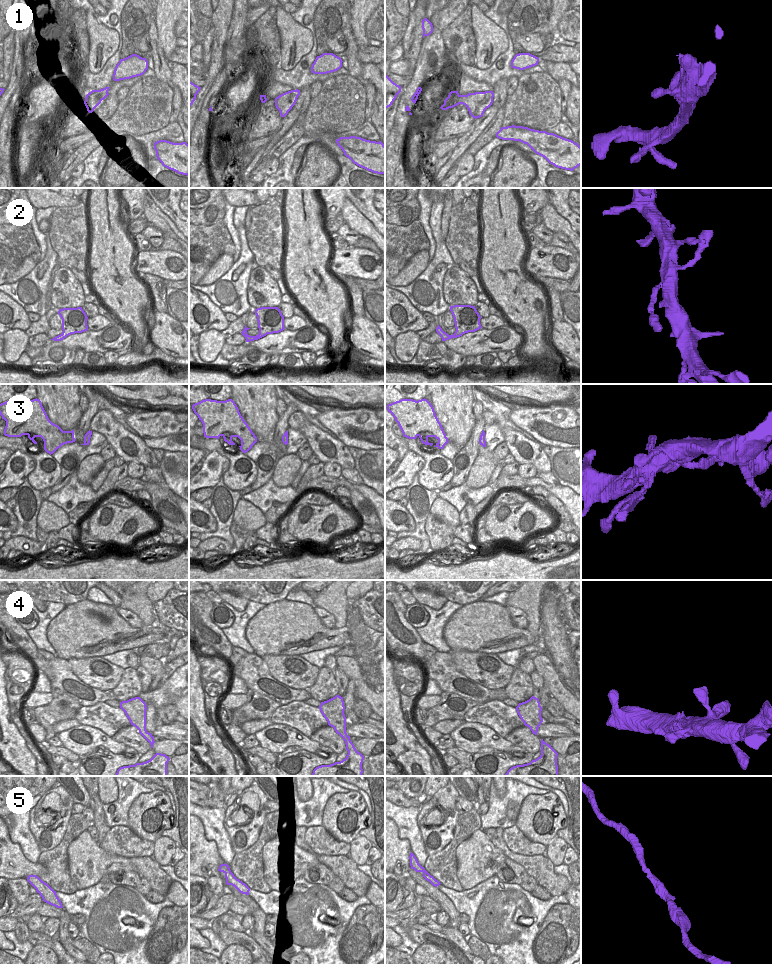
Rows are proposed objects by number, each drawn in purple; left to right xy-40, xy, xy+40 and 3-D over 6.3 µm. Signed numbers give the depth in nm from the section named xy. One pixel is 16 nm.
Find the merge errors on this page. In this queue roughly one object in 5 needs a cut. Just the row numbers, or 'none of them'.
none of them

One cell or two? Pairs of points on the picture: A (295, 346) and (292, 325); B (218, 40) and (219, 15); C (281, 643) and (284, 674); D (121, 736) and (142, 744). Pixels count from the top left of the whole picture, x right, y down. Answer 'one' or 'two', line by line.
A: two
B: one
C: two
D: one

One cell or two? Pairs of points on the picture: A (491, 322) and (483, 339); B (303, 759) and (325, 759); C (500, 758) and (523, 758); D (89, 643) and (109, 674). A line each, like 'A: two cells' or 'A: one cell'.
A: two cells
B: one cell
C: one cell
D: two cells

